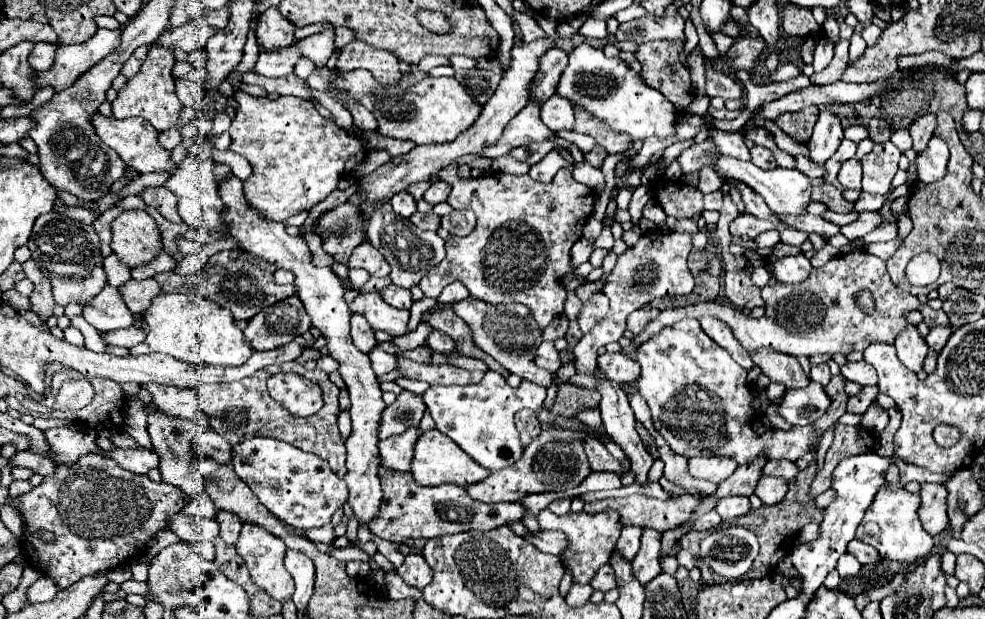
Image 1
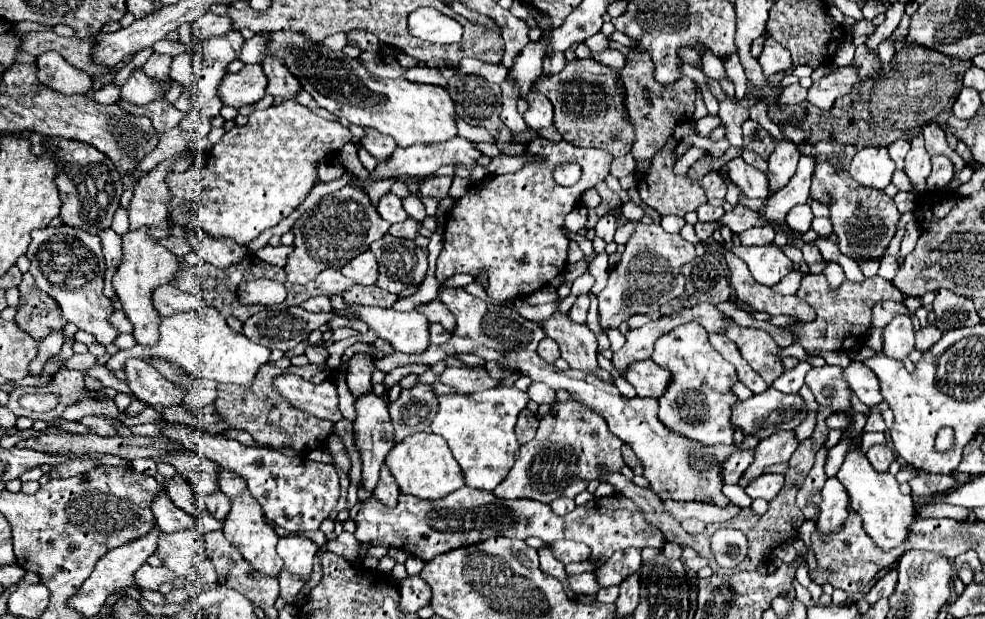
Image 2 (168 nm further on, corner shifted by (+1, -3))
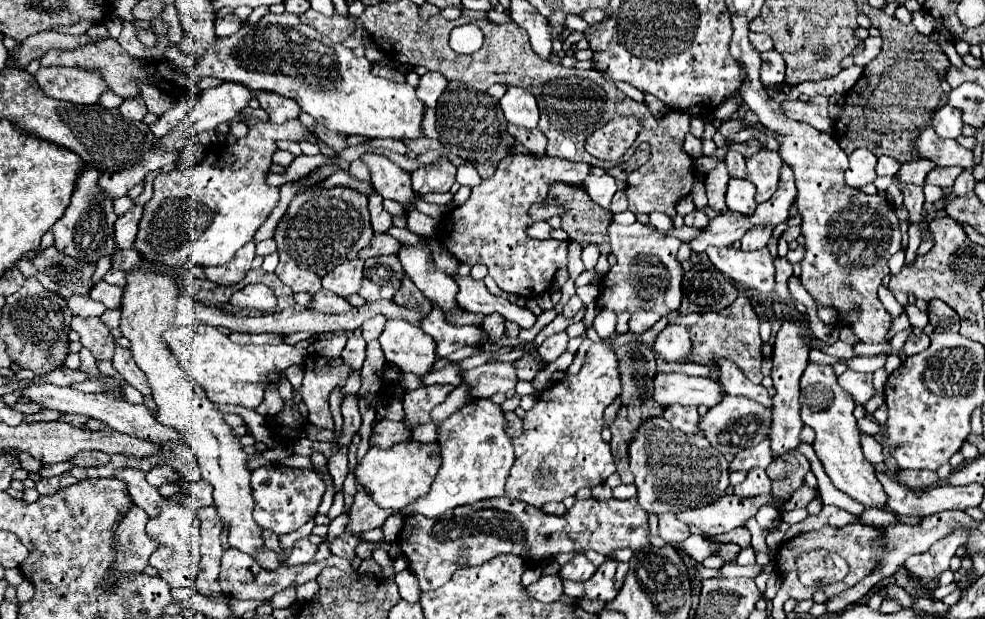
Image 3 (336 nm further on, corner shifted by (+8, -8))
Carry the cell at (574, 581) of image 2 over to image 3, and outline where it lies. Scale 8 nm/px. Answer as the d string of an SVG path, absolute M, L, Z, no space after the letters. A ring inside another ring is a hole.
M555 574L555 576L543 576L539 582L527 586L527 590L537 600L555 602L555 600L561 600L561 596L563 596L563 580L559 578L559 574Z

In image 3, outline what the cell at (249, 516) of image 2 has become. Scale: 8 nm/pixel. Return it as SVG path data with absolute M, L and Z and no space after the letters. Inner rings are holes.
M133 270L127 272L127 286L121 296L121 334L131 342L131 354L137 366L145 372L149 386L153 390L153 400L157 404L157 420L165 426L179 430L185 442L195 450L197 460L201 464L203 480L213 486L215 508L223 526L227 526L227 542L249 554L257 556L263 552L263 530L253 520L253 496L251 496L251 472L247 470L247 454L241 450L237 436L223 422L221 414L215 410L213 402L207 398L203 388L195 384L185 372L179 368L179 362L163 342L163 330L183 328L185 324L175 324L175 298L182 296L177 284L167 276L151 270Z

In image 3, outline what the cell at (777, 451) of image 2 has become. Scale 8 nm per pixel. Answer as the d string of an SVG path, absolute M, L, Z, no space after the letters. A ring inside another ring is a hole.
M785 320L775 334L775 350L773 350L773 384L777 388L777 394L773 396L773 424L769 432L771 452L773 456L781 456L789 450L793 450L799 444L799 432L805 426L799 416L799 380L807 368L807 356L809 356L811 344L809 344L809 332L799 328L799 322Z

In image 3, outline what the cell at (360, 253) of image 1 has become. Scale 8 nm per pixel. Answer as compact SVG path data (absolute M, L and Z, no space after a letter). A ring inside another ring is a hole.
M355 258L339 264L333 272L329 272L323 278L323 288L341 296L351 296L359 292L361 282L363 282L363 260Z

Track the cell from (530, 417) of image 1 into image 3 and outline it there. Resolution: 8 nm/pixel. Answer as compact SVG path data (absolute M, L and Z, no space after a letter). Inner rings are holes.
M507 412L505 416L507 416L507 434L511 438L521 436L523 434L523 422L521 422L521 418L515 412Z

